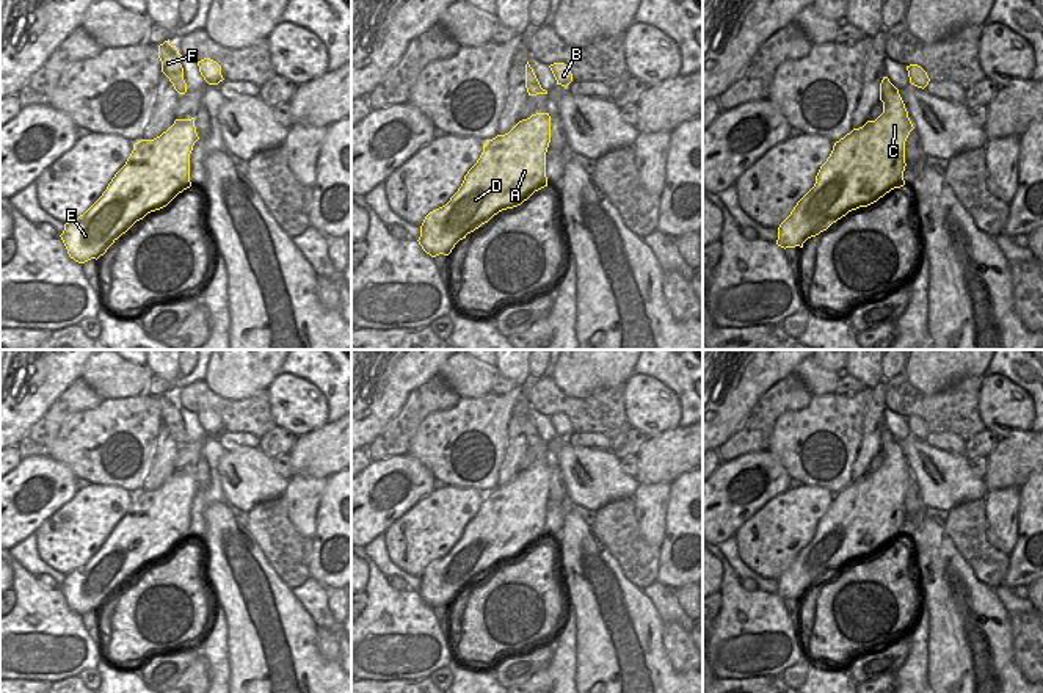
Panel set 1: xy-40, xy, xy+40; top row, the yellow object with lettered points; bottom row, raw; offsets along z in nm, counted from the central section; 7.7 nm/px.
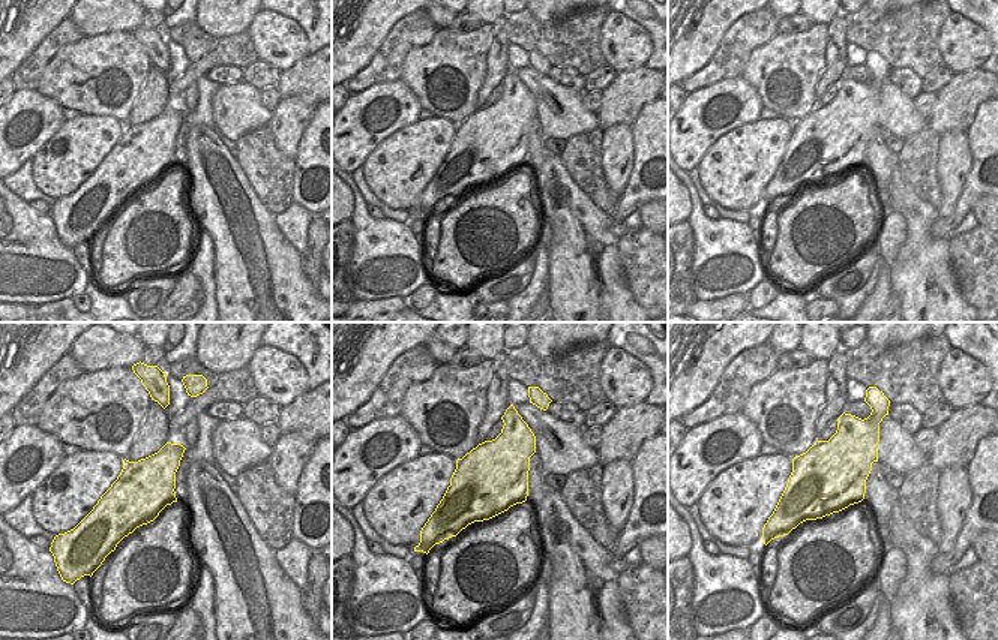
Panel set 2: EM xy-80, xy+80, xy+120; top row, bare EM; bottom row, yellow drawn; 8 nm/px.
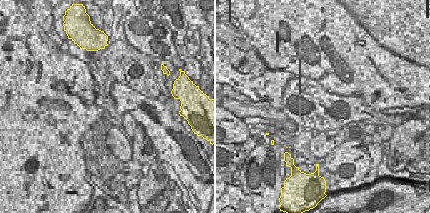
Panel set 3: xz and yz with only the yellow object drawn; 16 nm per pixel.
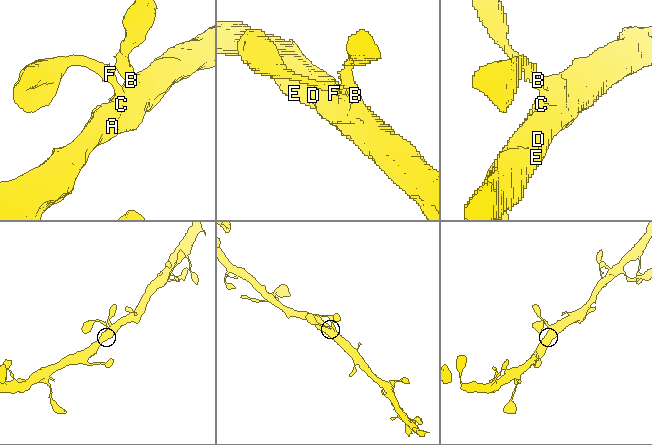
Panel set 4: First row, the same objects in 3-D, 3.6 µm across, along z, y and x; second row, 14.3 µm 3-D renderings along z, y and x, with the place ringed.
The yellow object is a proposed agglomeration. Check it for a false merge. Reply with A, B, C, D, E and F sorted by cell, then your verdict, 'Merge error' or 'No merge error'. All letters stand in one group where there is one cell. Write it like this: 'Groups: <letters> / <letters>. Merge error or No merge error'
Groups: A B C D E F. No merge error.

